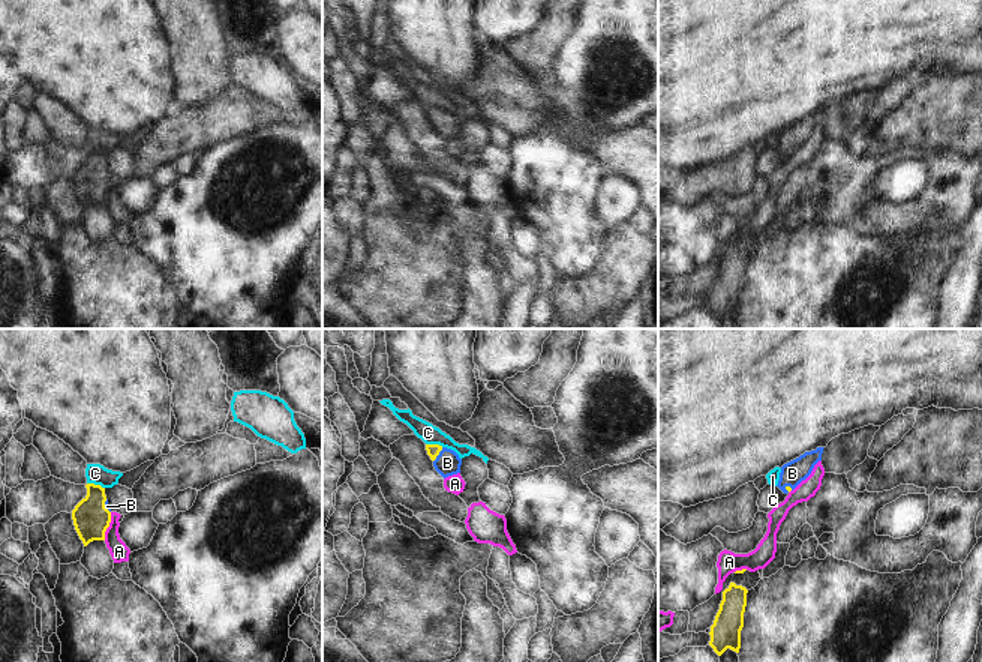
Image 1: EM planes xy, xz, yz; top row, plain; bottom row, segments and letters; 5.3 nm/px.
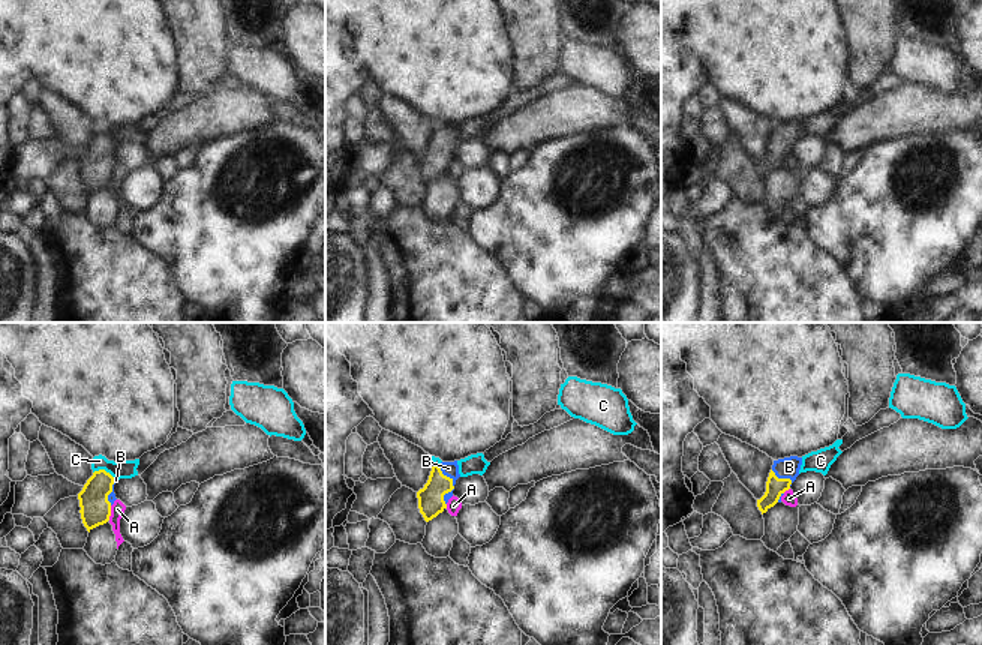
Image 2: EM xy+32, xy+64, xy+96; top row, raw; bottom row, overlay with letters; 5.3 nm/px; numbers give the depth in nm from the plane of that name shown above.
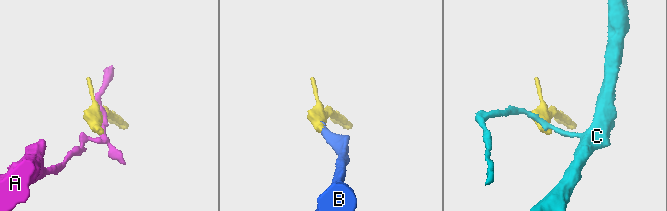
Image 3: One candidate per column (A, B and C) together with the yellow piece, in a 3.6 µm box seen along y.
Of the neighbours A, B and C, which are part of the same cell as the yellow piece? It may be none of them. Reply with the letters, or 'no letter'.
B.

